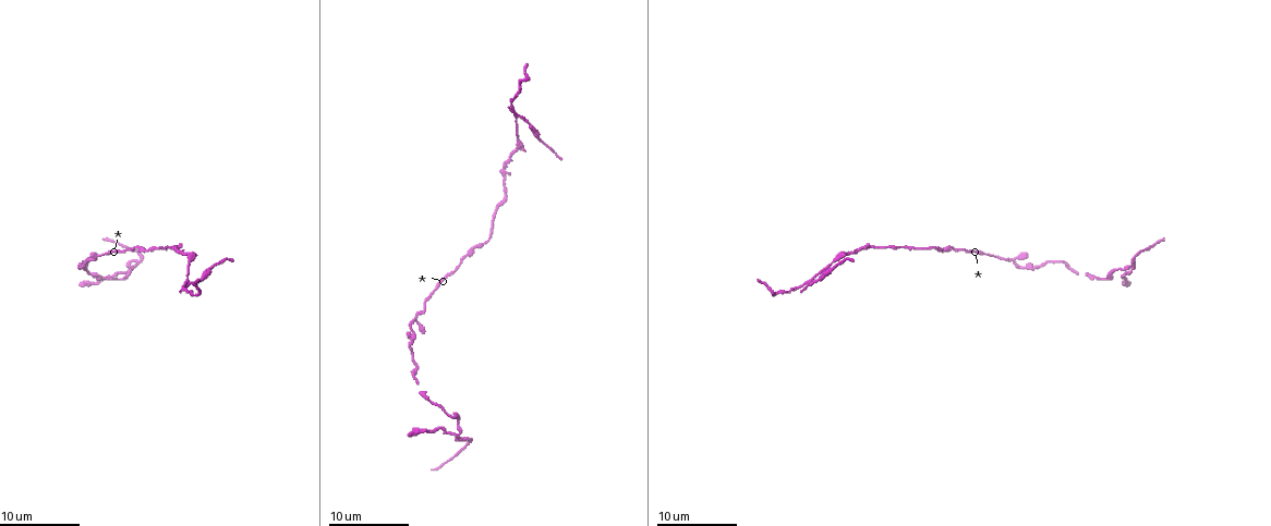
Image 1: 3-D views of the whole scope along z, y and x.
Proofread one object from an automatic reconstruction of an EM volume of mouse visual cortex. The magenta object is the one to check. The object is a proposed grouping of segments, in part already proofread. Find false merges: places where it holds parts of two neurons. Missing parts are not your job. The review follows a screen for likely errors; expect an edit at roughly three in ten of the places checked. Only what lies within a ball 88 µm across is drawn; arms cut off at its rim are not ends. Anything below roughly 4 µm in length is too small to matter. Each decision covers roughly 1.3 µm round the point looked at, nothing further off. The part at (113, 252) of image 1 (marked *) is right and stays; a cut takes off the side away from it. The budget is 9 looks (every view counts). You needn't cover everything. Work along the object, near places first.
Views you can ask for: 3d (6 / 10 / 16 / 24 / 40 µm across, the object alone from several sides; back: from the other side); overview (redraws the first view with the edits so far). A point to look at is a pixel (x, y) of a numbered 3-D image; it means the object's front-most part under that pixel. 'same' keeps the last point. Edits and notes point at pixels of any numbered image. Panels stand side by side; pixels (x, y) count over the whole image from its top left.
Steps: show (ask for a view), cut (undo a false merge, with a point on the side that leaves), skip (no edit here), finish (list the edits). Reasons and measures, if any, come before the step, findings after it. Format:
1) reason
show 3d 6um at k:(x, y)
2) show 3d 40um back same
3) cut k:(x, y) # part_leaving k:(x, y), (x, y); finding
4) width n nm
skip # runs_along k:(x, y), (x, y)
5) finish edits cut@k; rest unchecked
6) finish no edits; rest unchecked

show 3d 6um at 1:(80, 268)

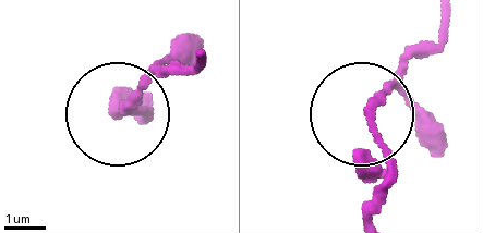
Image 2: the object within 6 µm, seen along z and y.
show 3d 6um back at 2:(127, 106)

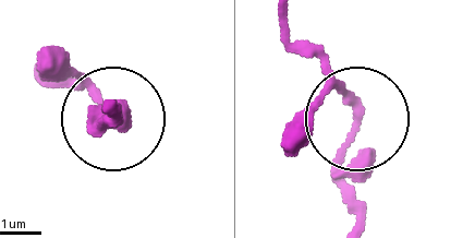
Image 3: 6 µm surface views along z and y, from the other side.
width 200 nm
skip # runs_along 3:(283, 22), (353, 116), (356, 216); all the same neuron

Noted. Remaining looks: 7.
two arms in line, one across
show 3d 16um at 1:(874, 247)

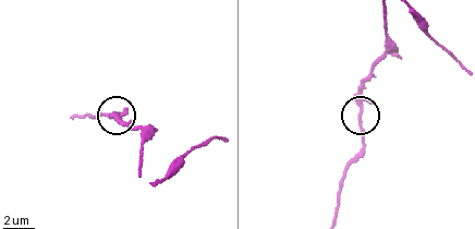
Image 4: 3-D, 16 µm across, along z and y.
width 170 nm
skip # runs_along 4:(335, 216), (344, 166), (363, 142), (360, 115), (362, 81); one neuron here

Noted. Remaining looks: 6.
three-way junction
show 3d 6um at 1:(190, 284)

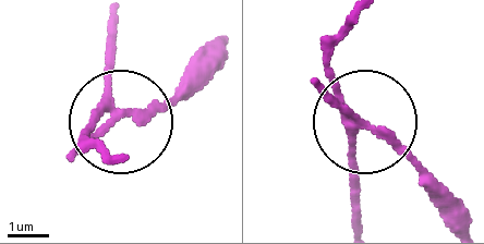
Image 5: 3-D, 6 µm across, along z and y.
arms 3
cut 5:(326, 90) # part_leaving 5:(363, 124), (454, 218); two neurons meet here

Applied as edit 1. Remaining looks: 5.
branch point
show 3d 16um at 1:(1130, 270)

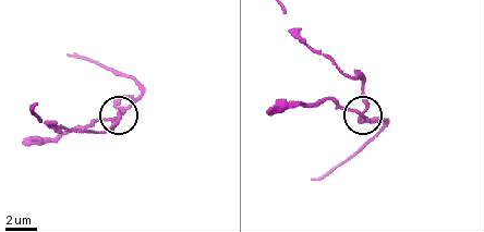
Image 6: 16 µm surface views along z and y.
closer look
show 3d 6um at 6:(363, 114)

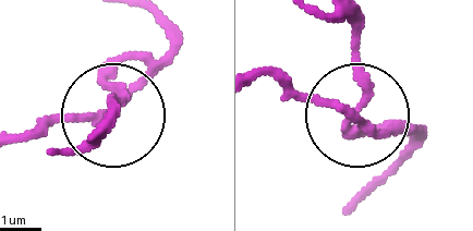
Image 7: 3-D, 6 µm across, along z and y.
width 200 nm
skip # runs_along 7:(340, 13), (361, 56), (358, 114), (256, 76); continuous, no second neuron

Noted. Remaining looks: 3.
finish edits cut@5; rest unchecked

